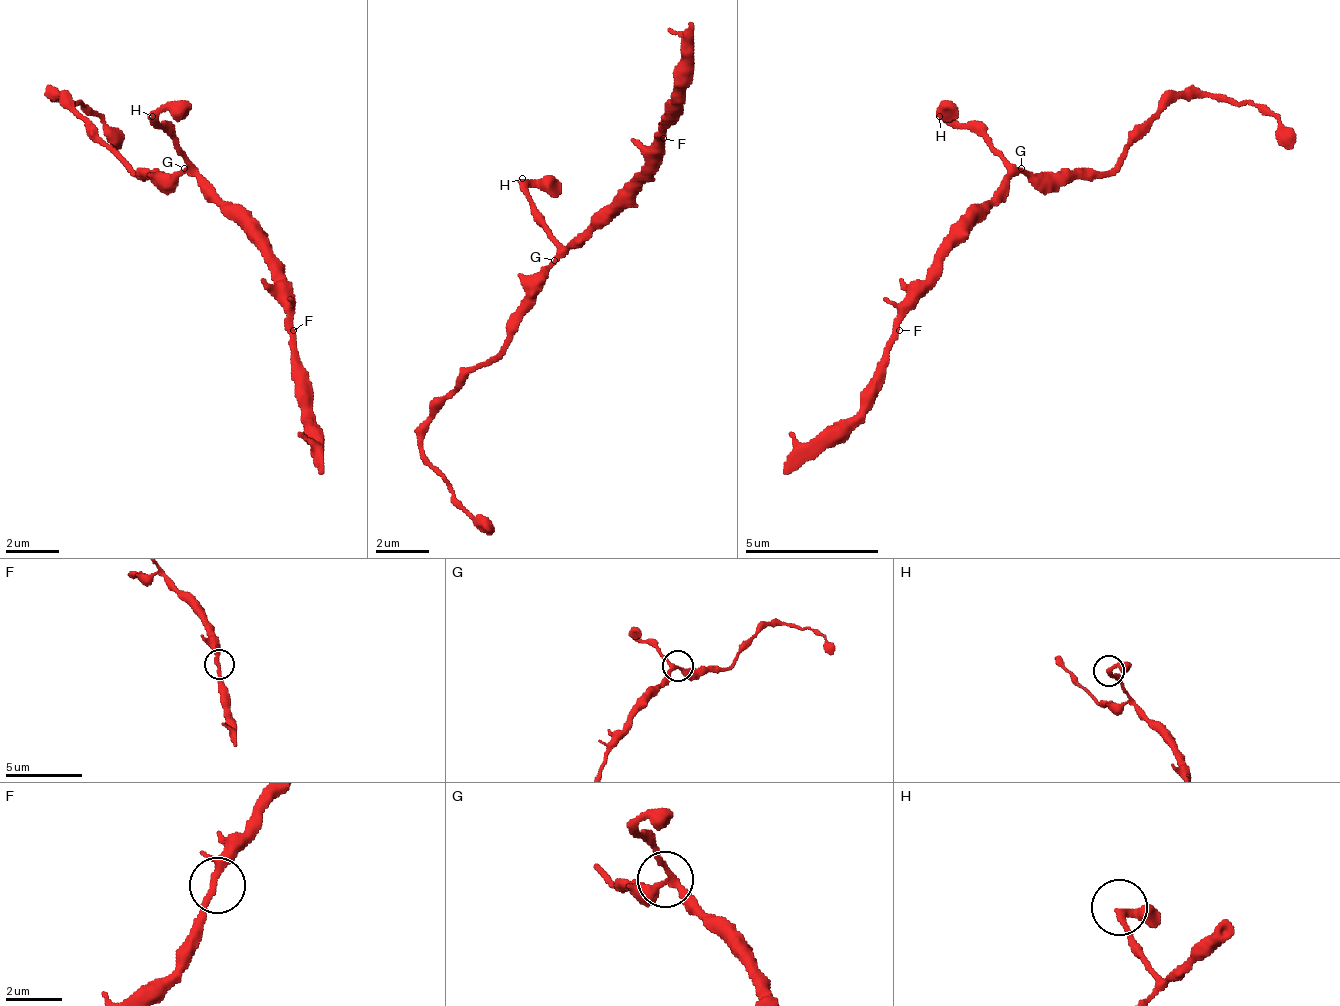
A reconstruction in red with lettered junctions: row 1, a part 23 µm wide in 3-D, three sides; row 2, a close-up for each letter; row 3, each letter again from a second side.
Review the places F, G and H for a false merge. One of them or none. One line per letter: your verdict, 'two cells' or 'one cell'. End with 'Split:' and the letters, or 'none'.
F: one cell
G: one cell
H: one cell
Split: none

